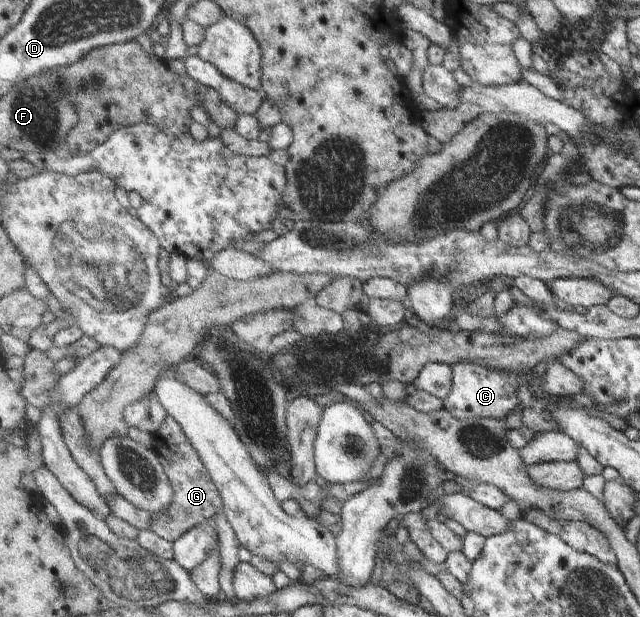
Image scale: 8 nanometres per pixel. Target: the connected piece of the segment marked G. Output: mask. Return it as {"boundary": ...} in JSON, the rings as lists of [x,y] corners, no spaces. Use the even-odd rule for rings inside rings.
{"boundary":[[[168,416],[159,431],[151,435],[150,449],[155,455],[160,457],[163,469],[168,472],[170,481],[176,492],[171,507],[165,509],[163,513],[153,513],[153,525],[151,530],[157,532],[161,537],[174,542],[190,529],[195,529],[197,525],[204,524],[209,517],[217,517],[217,513],[224,513],[224,498],[221,490],[217,489],[216,481],[213,481],[209,473],[208,466],[201,459],[200,453],[197,453],[192,442],[189,441],[188,434],[175,421],[173,417]]]}

